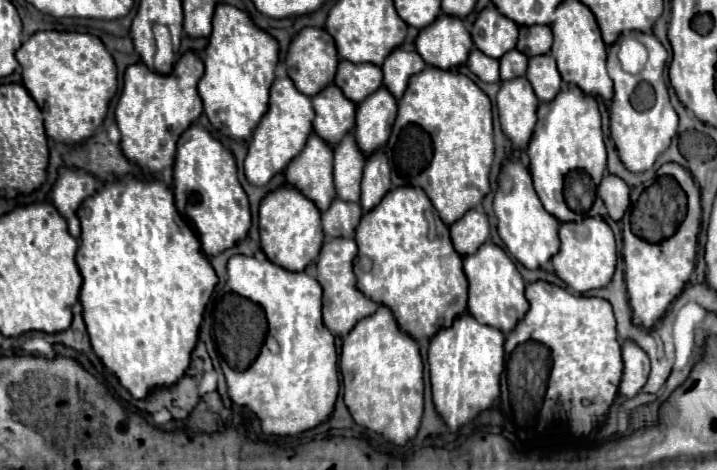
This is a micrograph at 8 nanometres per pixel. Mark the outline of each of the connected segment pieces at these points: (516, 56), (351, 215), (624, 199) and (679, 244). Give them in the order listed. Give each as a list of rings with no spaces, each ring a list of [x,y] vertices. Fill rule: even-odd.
[[[518,50],[506,52],[506,56],[500,58],[500,78],[512,80],[512,78],[518,78],[518,76],[524,76],[526,64],[528,64],[528,58],[522,52],[518,52]]]
[[[336,198],[334,204],[326,212],[322,212],[322,230],[326,236],[354,238],[360,218],[362,218],[360,204]]]
[[[606,174],[602,178],[602,184],[598,186],[598,194],[604,200],[608,216],[612,220],[620,220],[630,206],[630,188],[618,176]]]
[[[664,164],[656,172],[658,176],[668,174],[674,176],[676,182],[682,186],[687,197],[687,214],[684,222],[680,224],[678,232],[670,236],[668,240],[660,244],[650,244],[638,236],[632,234],[630,226],[624,222],[622,226],[622,258],[624,260],[624,280],[628,286],[628,298],[630,298],[630,308],[632,308],[632,322],[644,330],[652,328],[656,320],[664,316],[668,310],[670,302],[682,292],[686,286],[692,270],[694,270],[694,256],[696,256],[696,242],[698,242],[698,230],[700,230],[700,190],[694,184],[690,172],[682,168],[680,164]]]

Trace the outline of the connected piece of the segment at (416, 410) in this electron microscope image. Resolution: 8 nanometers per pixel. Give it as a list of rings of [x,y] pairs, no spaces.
[[[386,306],[362,318],[346,336],[346,350],[342,346],[340,354],[340,372],[344,402],[358,426],[382,434],[396,446],[404,446],[416,436],[422,420],[422,358],[418,344],[398,328]]]

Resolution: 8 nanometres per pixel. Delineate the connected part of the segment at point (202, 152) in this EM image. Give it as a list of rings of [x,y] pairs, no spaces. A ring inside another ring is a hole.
[[[192,124],[178,140],[174,162],[174,202],[202,244],[204,256],[216,256],[248,236],[252,214],[248,196],[236,176],[236,162],[206,128]]]

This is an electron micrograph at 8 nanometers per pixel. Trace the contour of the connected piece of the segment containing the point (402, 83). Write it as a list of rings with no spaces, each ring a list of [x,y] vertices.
[[[404,48],[394,50],[386,62],[382,64],[382,72],[384,72],[384,88],[396,98],[400,100],[406,92],[406,84],[410,82],[410,76],[422,72],[422,68],[426,68],[426,62],[422,60],[422,56],[418,52],[408,52]]]

